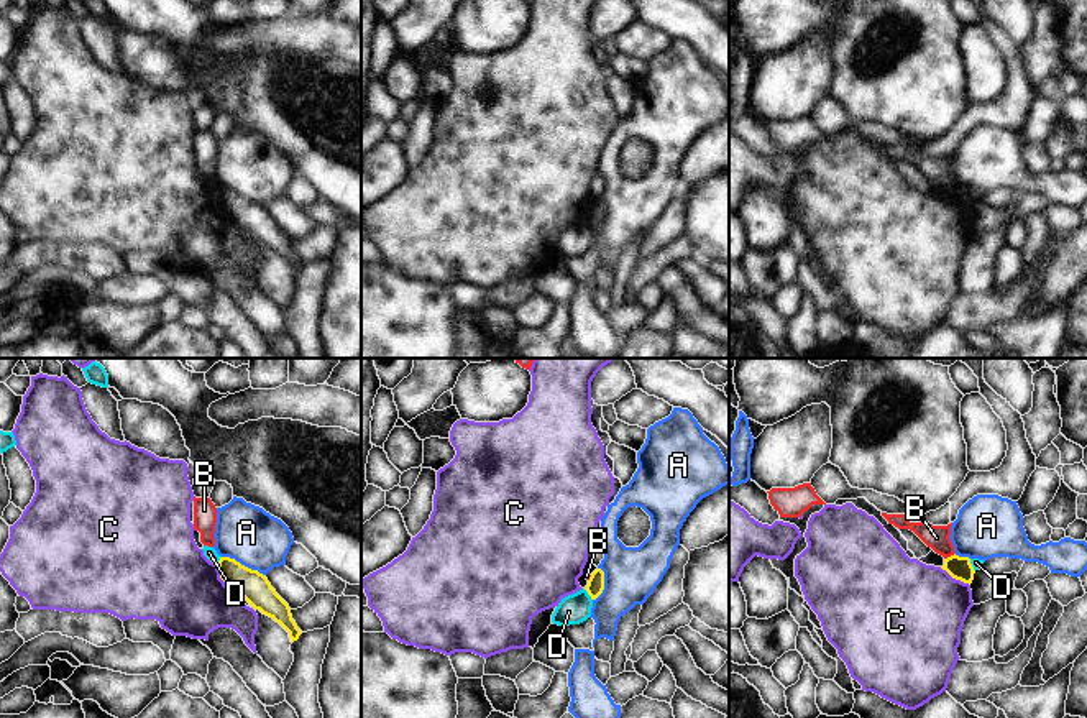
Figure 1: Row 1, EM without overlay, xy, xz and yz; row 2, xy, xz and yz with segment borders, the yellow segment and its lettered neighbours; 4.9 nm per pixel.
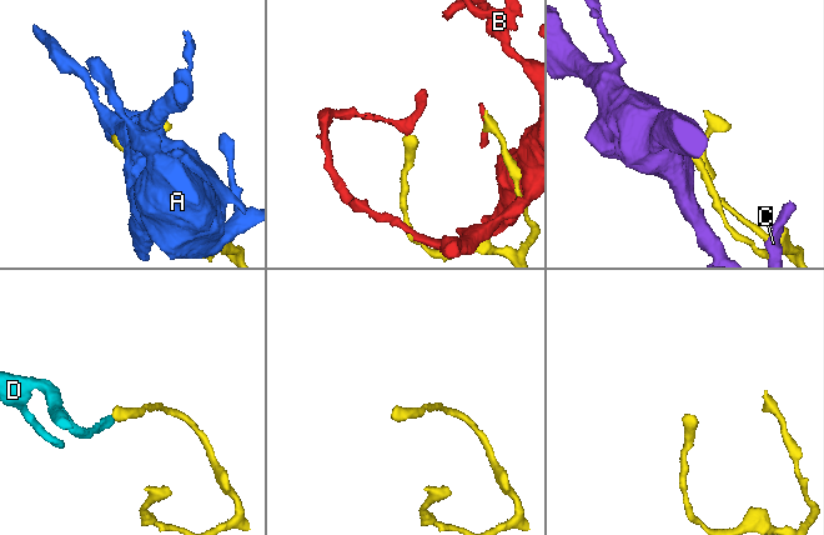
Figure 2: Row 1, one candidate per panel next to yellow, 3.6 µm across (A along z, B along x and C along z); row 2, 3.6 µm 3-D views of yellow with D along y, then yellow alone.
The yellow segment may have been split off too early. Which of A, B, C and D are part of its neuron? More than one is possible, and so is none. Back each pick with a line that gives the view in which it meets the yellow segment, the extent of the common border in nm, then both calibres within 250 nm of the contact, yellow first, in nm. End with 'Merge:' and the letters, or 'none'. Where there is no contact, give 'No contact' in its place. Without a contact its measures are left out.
Merge: none

